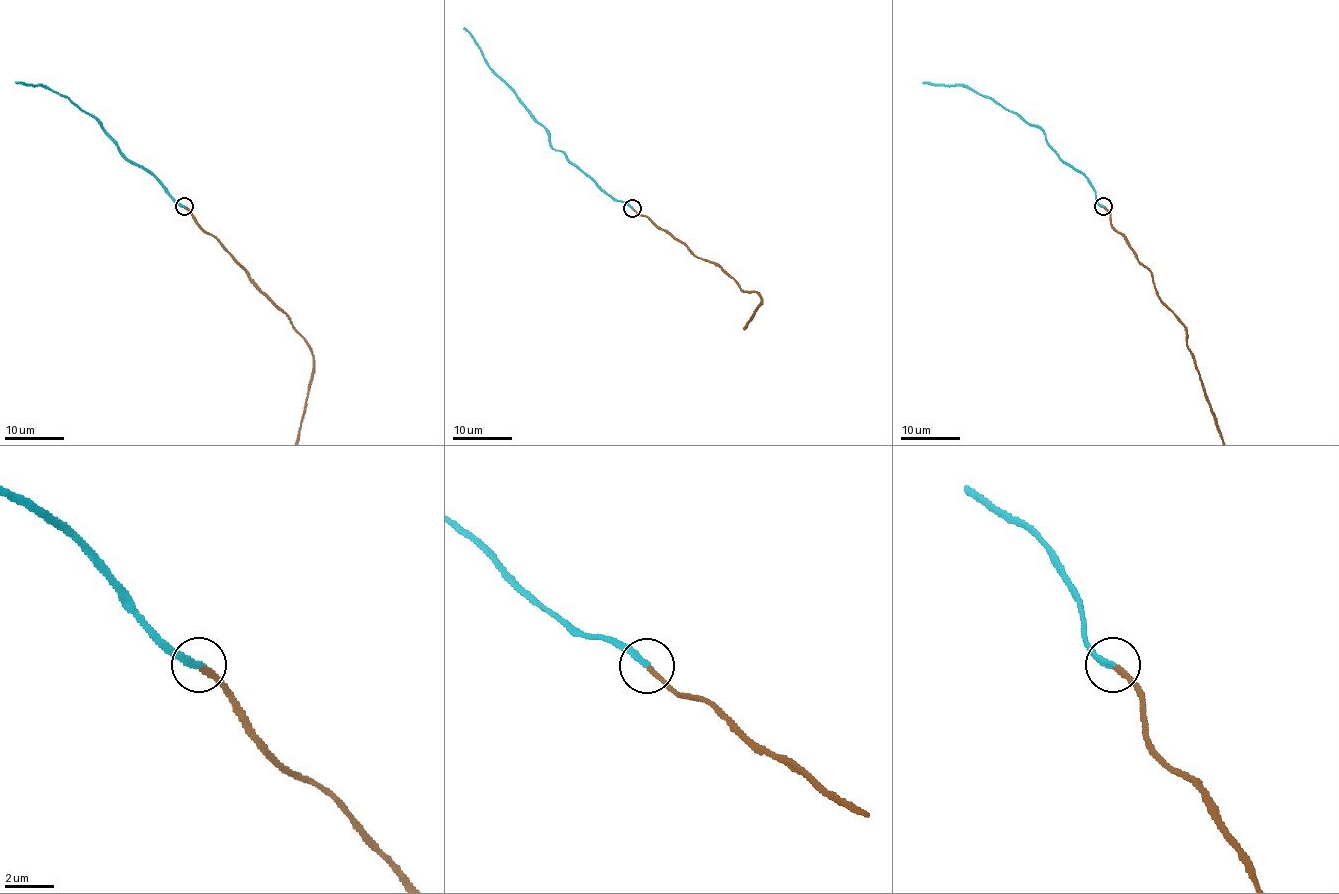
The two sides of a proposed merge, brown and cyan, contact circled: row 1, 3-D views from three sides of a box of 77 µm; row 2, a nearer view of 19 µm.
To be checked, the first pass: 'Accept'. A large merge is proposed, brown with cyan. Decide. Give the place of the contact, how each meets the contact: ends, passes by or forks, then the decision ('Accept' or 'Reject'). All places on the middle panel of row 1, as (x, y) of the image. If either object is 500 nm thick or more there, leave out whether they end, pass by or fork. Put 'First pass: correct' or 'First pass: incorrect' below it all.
Place: (632, 208). At the ring brown ends. At the ring cyan ends. Accept
First pass: correct

